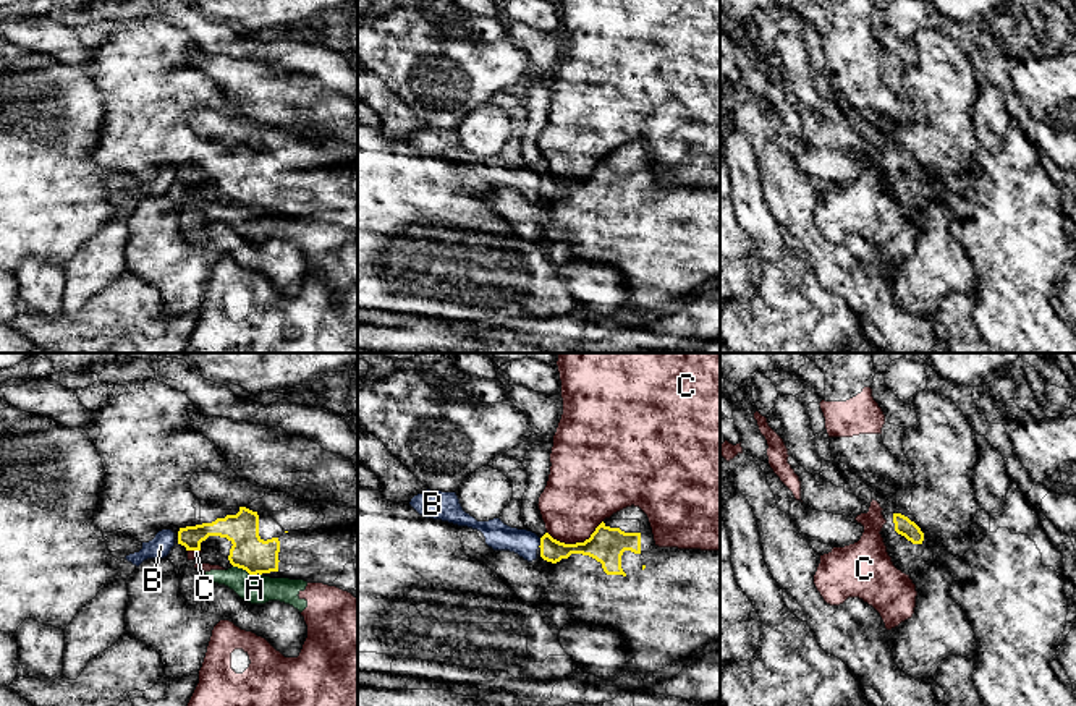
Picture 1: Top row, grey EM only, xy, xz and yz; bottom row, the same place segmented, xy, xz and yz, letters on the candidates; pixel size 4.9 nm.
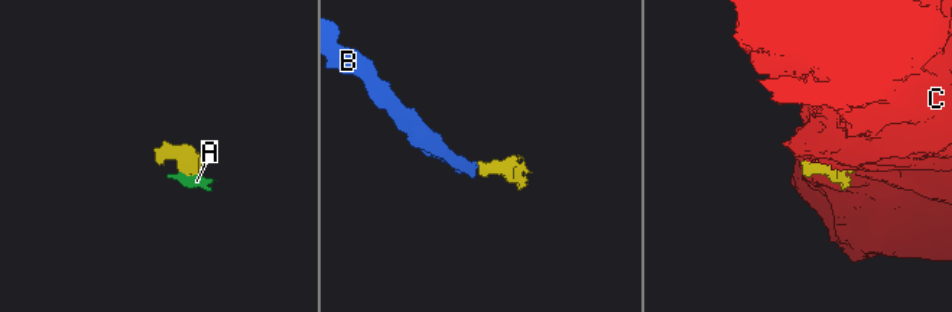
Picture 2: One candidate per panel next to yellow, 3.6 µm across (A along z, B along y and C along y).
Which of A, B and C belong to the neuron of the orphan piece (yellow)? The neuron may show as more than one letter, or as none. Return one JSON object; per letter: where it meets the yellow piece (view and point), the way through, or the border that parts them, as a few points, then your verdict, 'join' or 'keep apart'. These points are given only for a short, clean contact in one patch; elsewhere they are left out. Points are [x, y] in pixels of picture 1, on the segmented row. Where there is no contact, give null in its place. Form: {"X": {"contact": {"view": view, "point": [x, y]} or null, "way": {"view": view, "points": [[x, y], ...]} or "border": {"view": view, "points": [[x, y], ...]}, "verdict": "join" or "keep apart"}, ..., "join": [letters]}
{"A": {"contact": {"view": "xy", "point": [245, 569]}, "border": {"view": "xy", "points": [[233, 565], [256, 575]]}, "verdict": "keep apart"}, "B": {"contact": {"view": "xz", "point": [541, 543]}, "way": {"view": "xz", "points": [[552, 551], [541, 543], [523, 543], [499, 536]]}, "verdict": "join"}, "C": {"contact": {"view": "xz", "point": [576, 543]}, "verdict": "keep apart"}, "join": ["B"]}

